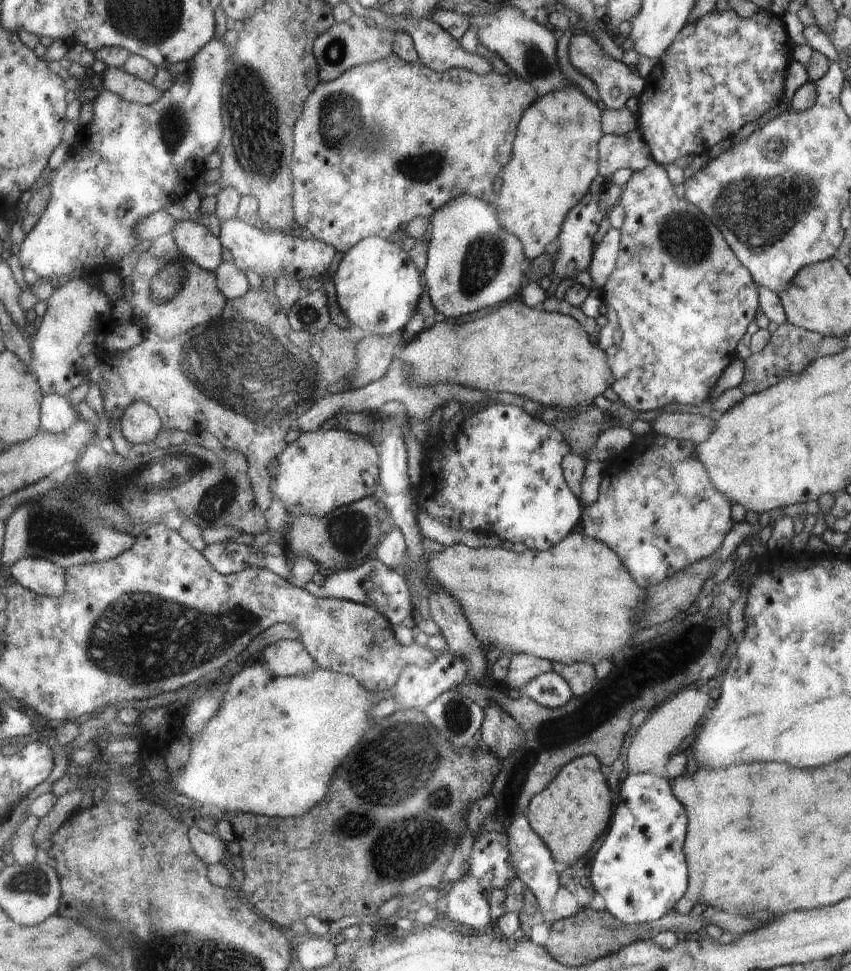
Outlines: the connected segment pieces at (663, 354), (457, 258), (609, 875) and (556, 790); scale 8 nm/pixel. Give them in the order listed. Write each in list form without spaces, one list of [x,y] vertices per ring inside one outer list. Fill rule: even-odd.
[[[654,160],[644,170],[632,173],[627,180],[626,188],[621,192],[619,204],[623,206],[624,220],[621,226],[621,239],[615,269],[610,274],[608,282],[602,288],[602,295],[614,310],[618,317],[618,324],[622,329],[622,341],[617,346],[618,352],[611,360],[612,372],[615,377],[612,390],[618,394],[618,403],[627,406],[630,410],[641,412],[643,415],[660,412],[668,404],[682,404],[682,406],[698,406],[711,397],[716,381],[722,373],[732,363],[732,358],[736,358],[736,346],[740,338],[746,334],[748,324],[755,320],[755,316],[760,311],[759,290],[751,272],[738,260],[732,252],[725,238],[720,234],[720,228],[702,212],[696,205],[690,204],[685,198],[678,199],[674,193],[674,186],[666,170],[661,164]]]
[[[458,195],[430,216],[431,223],[425,244],[427,267],[424,269],[424,278],[427,280],[428,292],[435,310],[444,314],[447,321],[472,314],[480,308],[498,306],[500,302],[506,302],[514,294],[518,294],[526,284],[524,274],[530,268],[530,262],[526,260],[522,241],[504,228],[499,213],[488,202],[472,195]]]
[[[650,773],[628,774],[620,790],[620,803],[606,836],[594,852],[591,883],[604,898],[606,910],[624,923],[650,923],[674,910],[688,890],[688,867],[683,851],[686,836],[684,804],[675,796],[670,782]]]
[[[582,755],[566,763],[554,777],[554,780],[538,794],[535,794],[524,814],[535,830],[535,833],[544,841],[551,852],[552,858],[562,864],[573,865],[586,852],[592,848],[594,842],[598,842],[598,836],[608,828],[610,816],[612,816],[612,796],[606,784],[606,778],[600,770],[598,757],[594,755]]]

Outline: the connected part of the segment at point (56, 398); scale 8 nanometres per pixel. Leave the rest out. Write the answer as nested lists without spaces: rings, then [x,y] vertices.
[[[53,393],[44,398],[44,428],[61,435],[82,420],[68,397]]]

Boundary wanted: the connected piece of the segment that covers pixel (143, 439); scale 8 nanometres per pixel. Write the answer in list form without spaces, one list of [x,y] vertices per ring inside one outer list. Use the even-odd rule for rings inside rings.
[[[146,401],[131,404],[122,418],[122,430],[131,445],[156,442],[164,428],[163,417]]]

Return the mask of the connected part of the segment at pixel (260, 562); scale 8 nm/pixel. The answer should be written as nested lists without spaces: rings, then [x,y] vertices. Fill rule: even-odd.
[[[225,540],[208,545],[203,553],[212,566],[226,576],[243,571],[244,568],[267,568],[285,579],[291,578],[291,566],[285,557],[259,555],[248,545]]]

